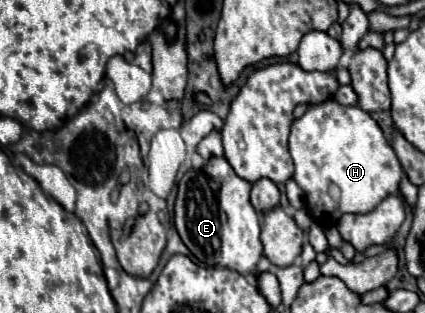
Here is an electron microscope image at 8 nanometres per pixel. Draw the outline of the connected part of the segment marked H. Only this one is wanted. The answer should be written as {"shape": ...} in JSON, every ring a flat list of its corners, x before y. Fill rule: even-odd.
{"shape":[[328,100,324,104,310,106,306,110,306,114,292,124,292,132,290,132,288,142,290,142,292,160,296,166,294,180,306,194,306,206,308,206,308,212,312,214,314,222,324,226,324,228,336,226,336,222,342,218,342,214,372,212,386,196,400,194,402,166,400,166,392,146,384,138,384,132,378,126,378,122,372,116,368,116,368,112,364,112,356,106,346,108,346,106,338,104,336,100],[330,184,340,188,338,200,330,196]]}

